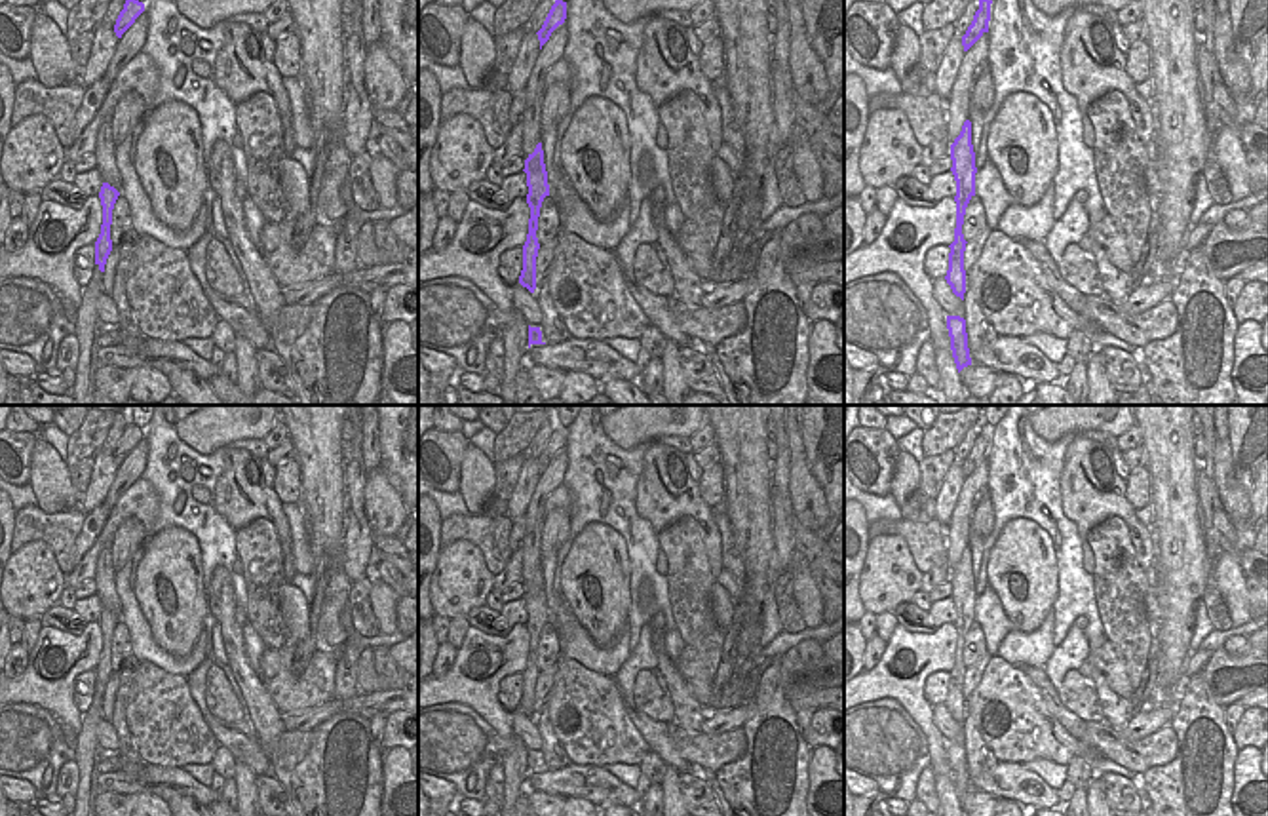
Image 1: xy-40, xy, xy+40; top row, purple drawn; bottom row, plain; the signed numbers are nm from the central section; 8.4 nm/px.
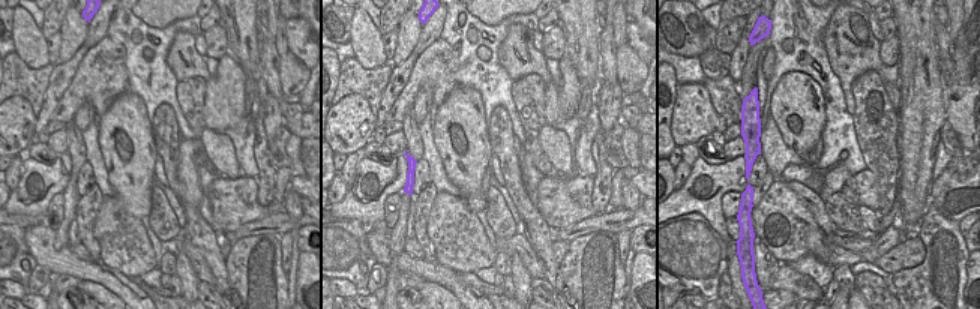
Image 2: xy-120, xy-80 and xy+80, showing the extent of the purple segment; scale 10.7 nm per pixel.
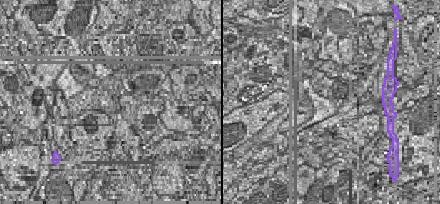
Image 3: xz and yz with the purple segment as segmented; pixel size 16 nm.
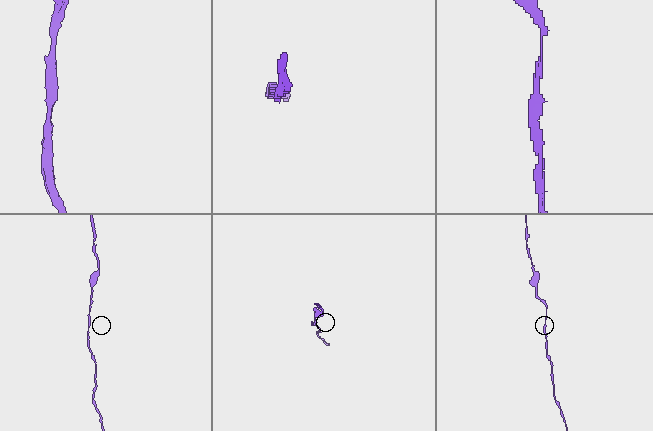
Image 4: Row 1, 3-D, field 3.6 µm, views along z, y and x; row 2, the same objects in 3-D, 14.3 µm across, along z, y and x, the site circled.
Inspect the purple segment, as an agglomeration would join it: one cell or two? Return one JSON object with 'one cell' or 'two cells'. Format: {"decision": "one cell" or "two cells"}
{"decision": "one cell"}

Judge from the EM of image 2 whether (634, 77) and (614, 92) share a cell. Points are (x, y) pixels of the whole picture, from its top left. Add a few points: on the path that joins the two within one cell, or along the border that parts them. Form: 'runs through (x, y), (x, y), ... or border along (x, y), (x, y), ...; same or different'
border along (617, 81), (623, 93); different

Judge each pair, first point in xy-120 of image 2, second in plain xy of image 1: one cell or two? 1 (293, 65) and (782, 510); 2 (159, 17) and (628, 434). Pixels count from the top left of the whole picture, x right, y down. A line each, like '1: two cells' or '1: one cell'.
1: two cells
2: one cell

